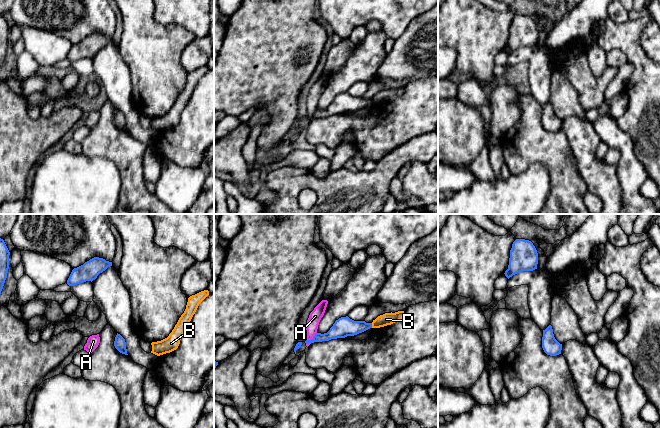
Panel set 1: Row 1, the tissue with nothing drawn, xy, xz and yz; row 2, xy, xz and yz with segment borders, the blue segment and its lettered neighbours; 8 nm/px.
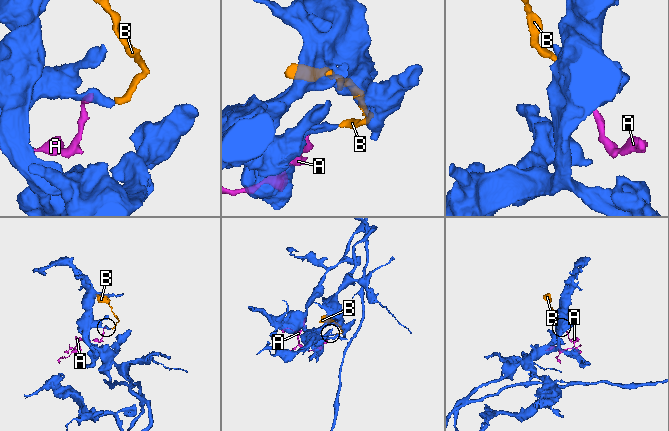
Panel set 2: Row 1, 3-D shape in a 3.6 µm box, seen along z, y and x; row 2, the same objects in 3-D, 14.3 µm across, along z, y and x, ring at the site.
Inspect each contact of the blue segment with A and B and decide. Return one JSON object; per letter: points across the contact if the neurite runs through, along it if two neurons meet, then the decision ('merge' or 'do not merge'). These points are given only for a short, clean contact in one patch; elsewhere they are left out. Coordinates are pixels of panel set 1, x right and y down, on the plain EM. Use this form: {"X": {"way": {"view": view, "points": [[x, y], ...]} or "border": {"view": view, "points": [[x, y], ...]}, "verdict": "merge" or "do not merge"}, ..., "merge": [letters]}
{"A": {"border": {"view": "xz", "points": [[316, 108], [307, 116]]}, "verdict": "do not merge"}, "B": {"border": {"view": "xz", "points": [[371, 99], [372, 103]]}, "verdict": "do not merge"}, "merge": []}

